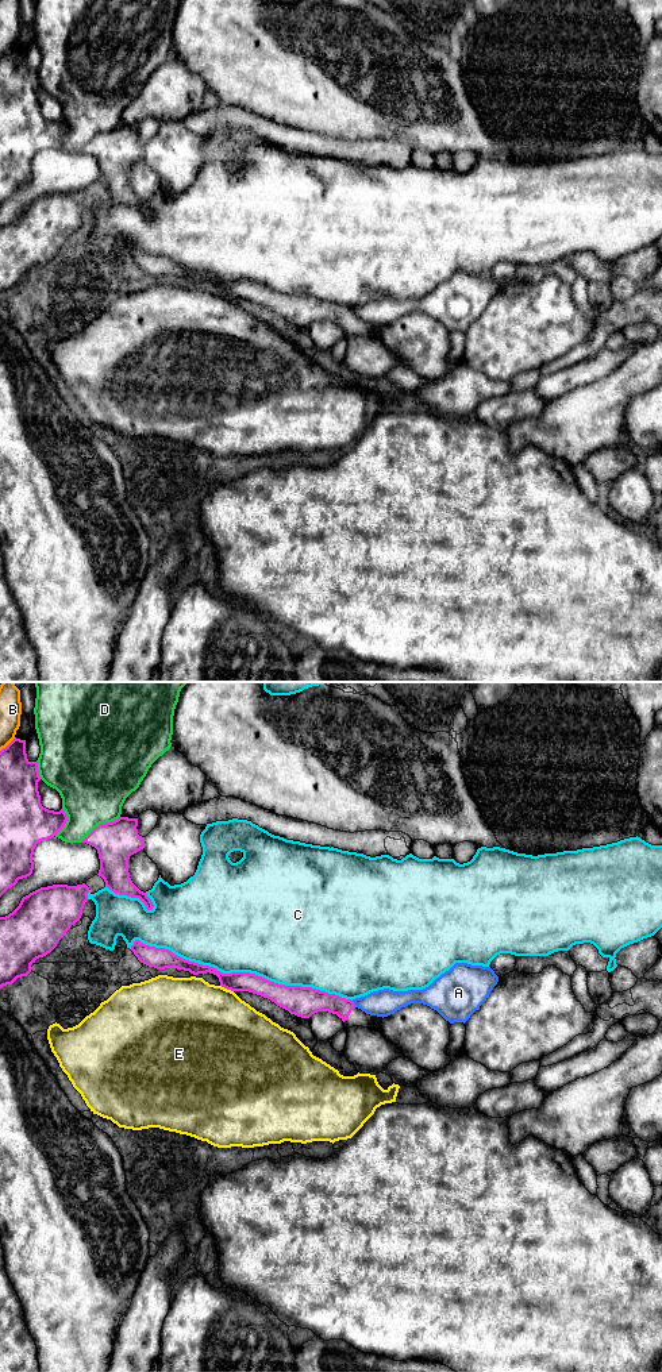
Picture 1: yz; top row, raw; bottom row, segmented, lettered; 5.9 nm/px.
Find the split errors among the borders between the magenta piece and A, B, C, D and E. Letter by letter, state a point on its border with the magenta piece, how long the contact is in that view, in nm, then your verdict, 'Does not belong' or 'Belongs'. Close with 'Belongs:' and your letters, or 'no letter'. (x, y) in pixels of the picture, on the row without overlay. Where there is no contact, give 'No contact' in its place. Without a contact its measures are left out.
A: Touches magenta at yz (353, 312). Shared border 50 nm. Does not belong
B: Touches magenta at yz (8, 53). Shared border 130 nm. Does not belong
C: Touches magenta at yz (241, 281). Shared border 1350 nm. Does not belong
D: Touches magenta at yz (100, 133). Shared border 280 nm. Does not belong
E: Touches magenta at yz (227, 297). Shared border 90 nm. Does not belong
Belongs: no letter

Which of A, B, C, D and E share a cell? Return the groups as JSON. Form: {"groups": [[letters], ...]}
{"groups": [["A"], ["B"], ["C"], ["D"], ["E"]]}

